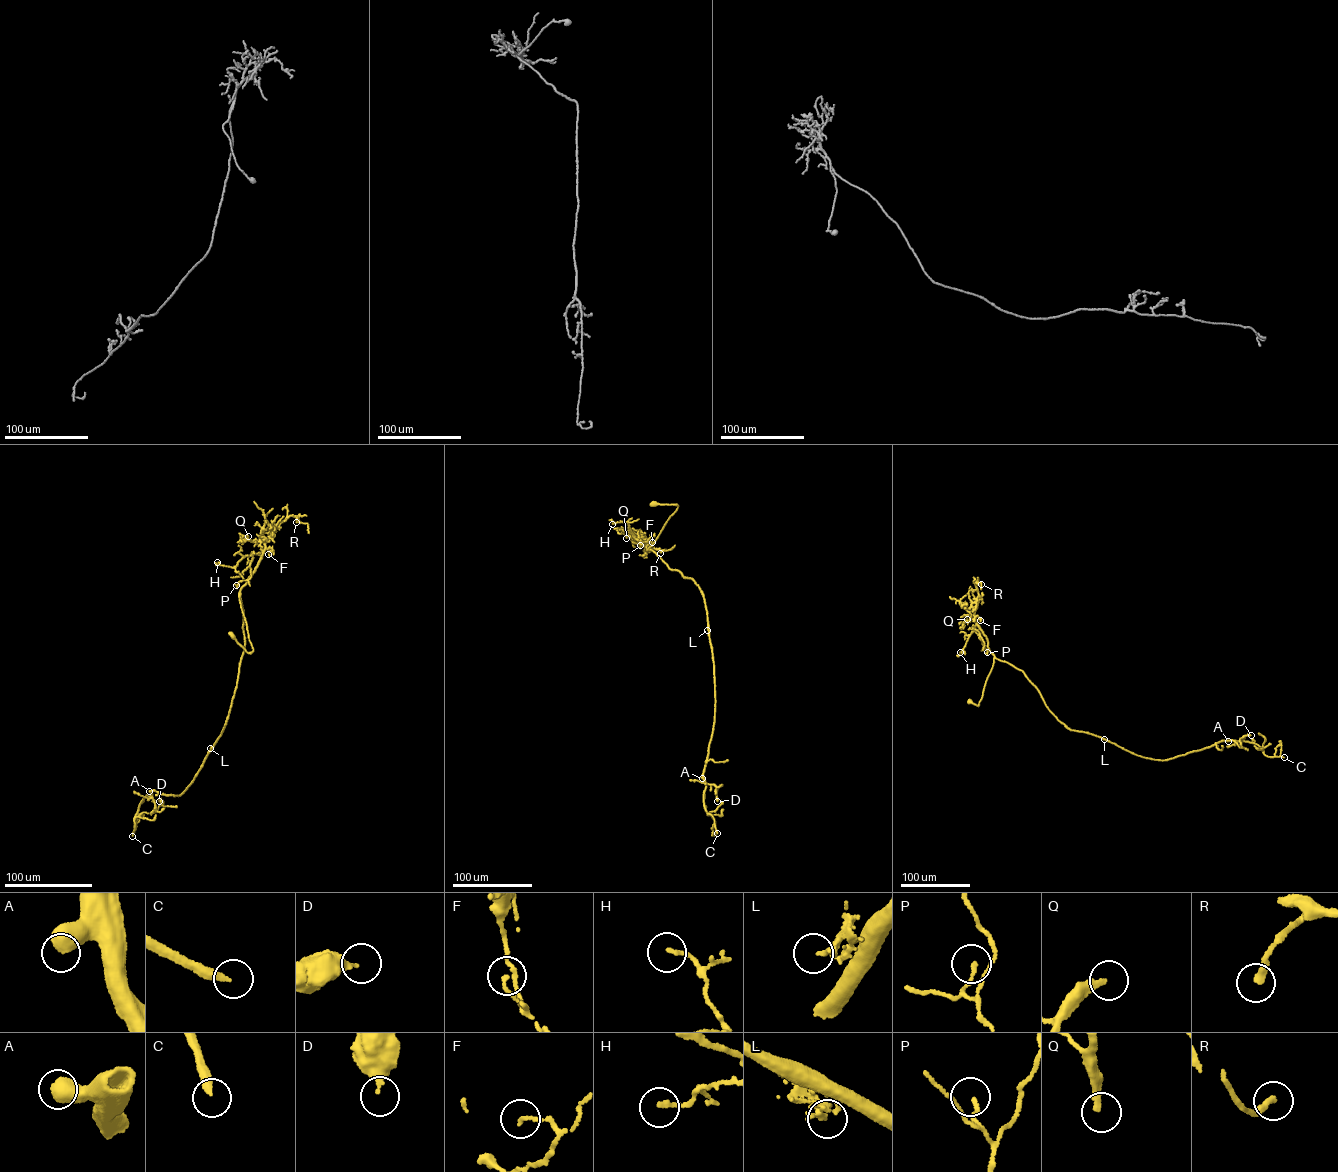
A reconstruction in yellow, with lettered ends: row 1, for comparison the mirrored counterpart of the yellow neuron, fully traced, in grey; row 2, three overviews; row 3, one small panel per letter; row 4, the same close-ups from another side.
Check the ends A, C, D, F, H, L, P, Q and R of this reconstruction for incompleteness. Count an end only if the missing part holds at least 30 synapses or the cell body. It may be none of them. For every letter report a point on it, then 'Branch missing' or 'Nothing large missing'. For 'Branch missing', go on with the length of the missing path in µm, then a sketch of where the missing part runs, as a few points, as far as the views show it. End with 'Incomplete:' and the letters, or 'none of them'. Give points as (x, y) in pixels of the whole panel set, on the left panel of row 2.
A: Place: (149, 791). Nothing large missing
C: Place: (132, 836). Branch missing. Missing length about 160 µm. Course of what is missing: (132, 836), (123, 849), (107, 861), (100, 885), (108, 882), (116, 860)
D: Place: (159, 801). Nothing large missing
F: Place: (268, 554). Nothing large missing
H: Place: (217, 562). Nothing large missing
L: Place: (210, 748). Nothing large missing
P: Place: (236, 585). Nothing large missing
Q: Place: (248, 536). Nothing large missing
R: Place: (296, 522). Nothing large missing
Incomplete: C

